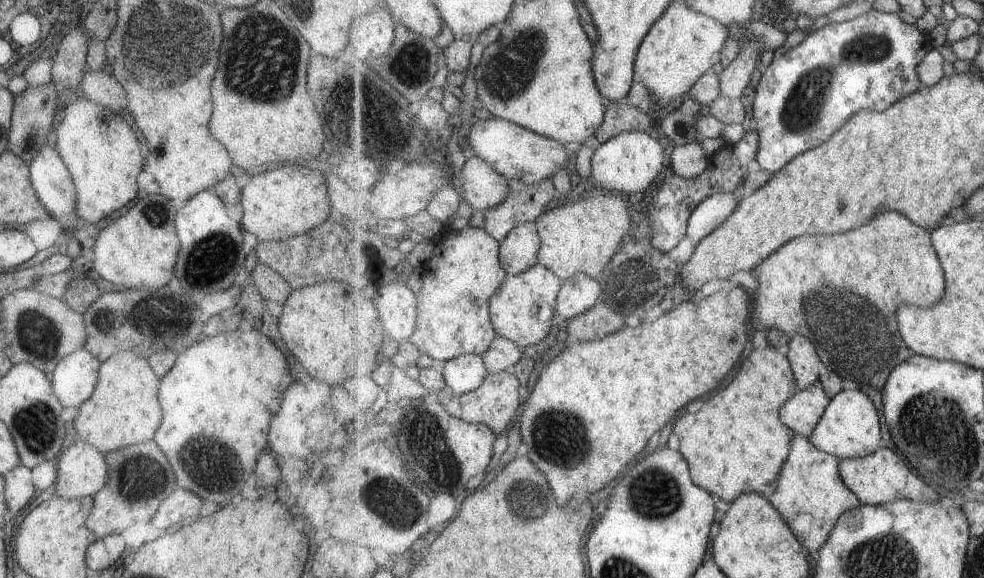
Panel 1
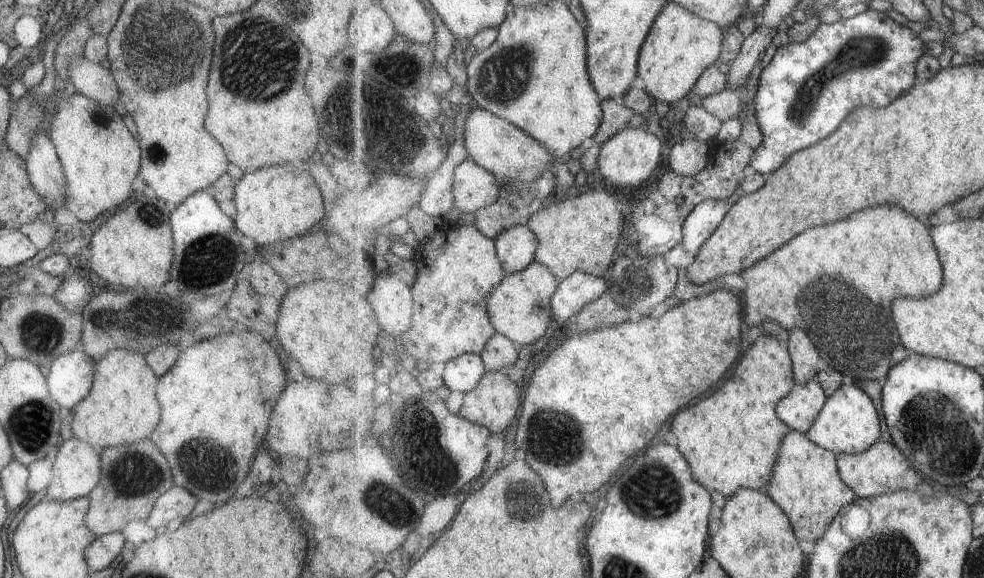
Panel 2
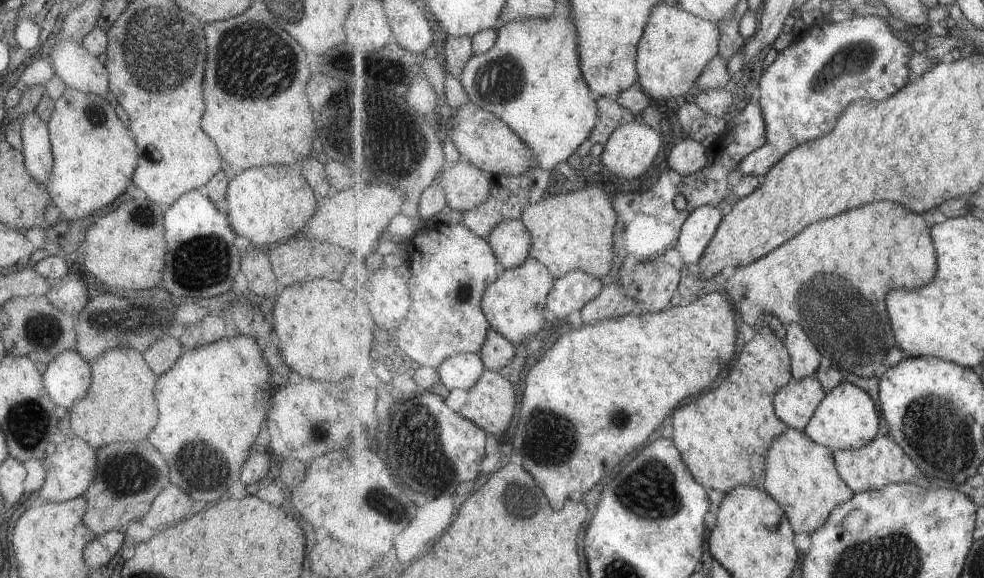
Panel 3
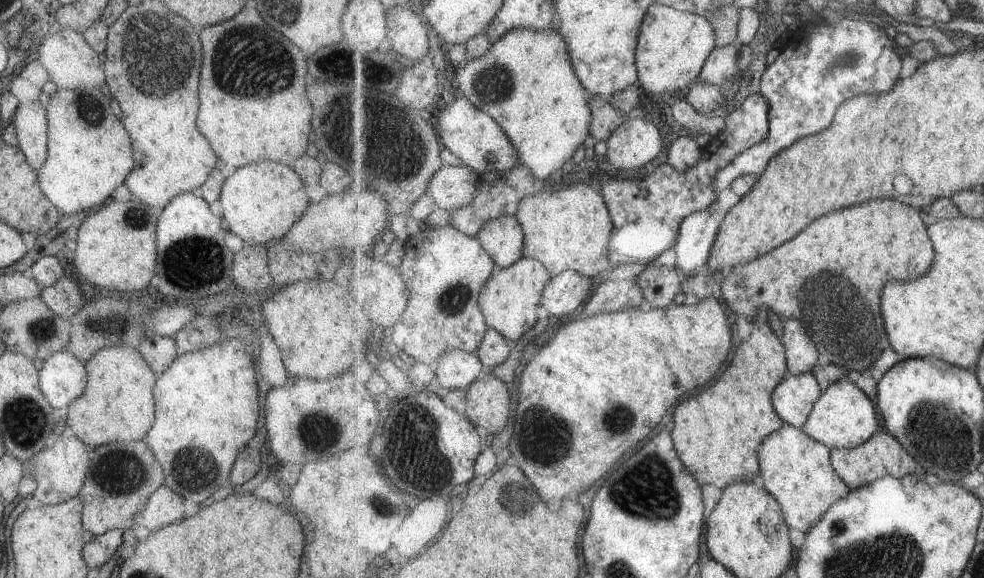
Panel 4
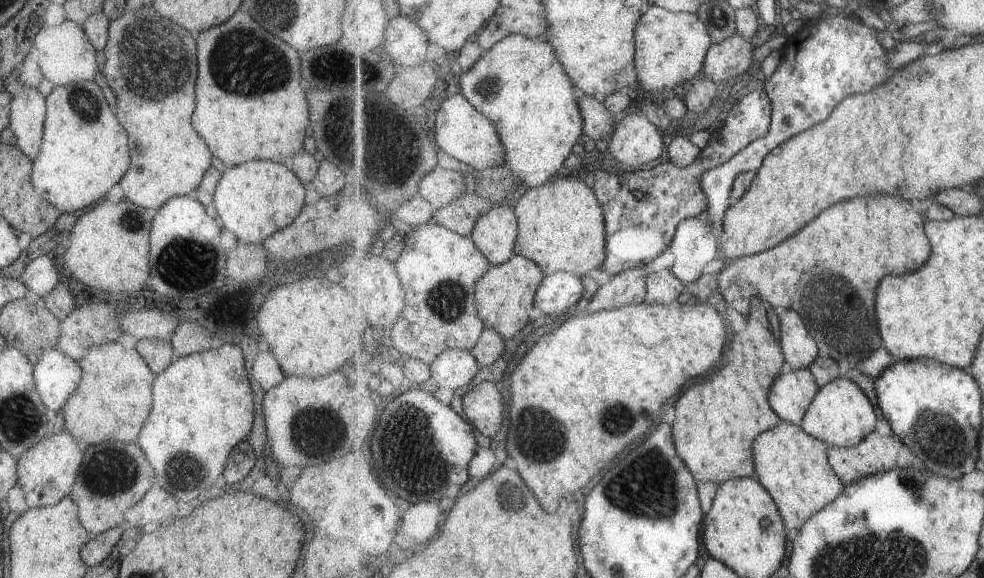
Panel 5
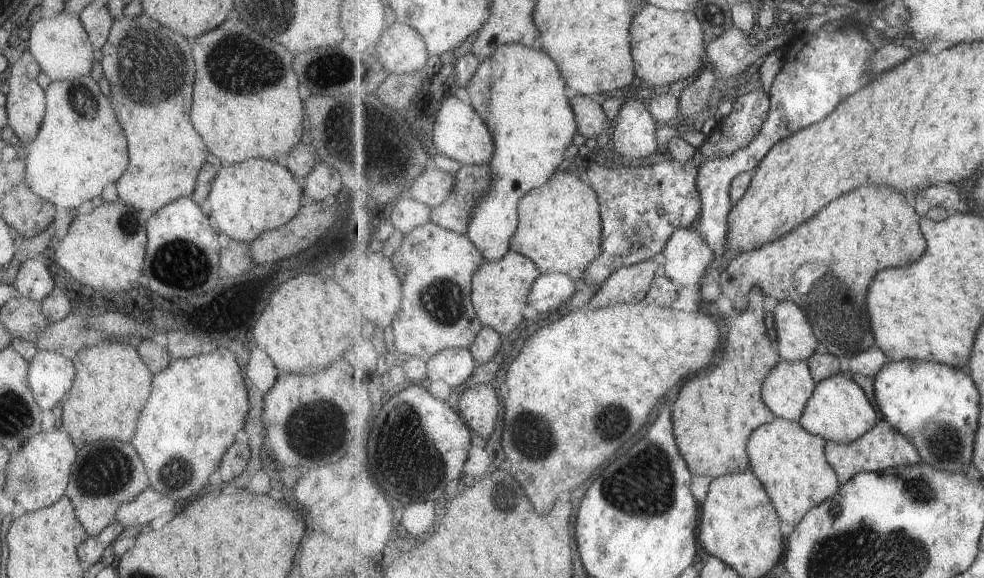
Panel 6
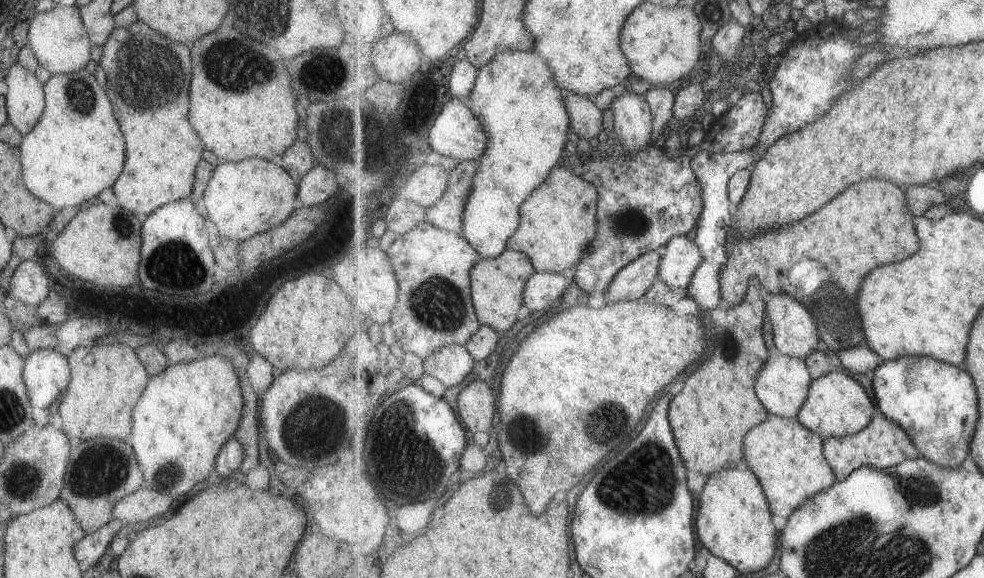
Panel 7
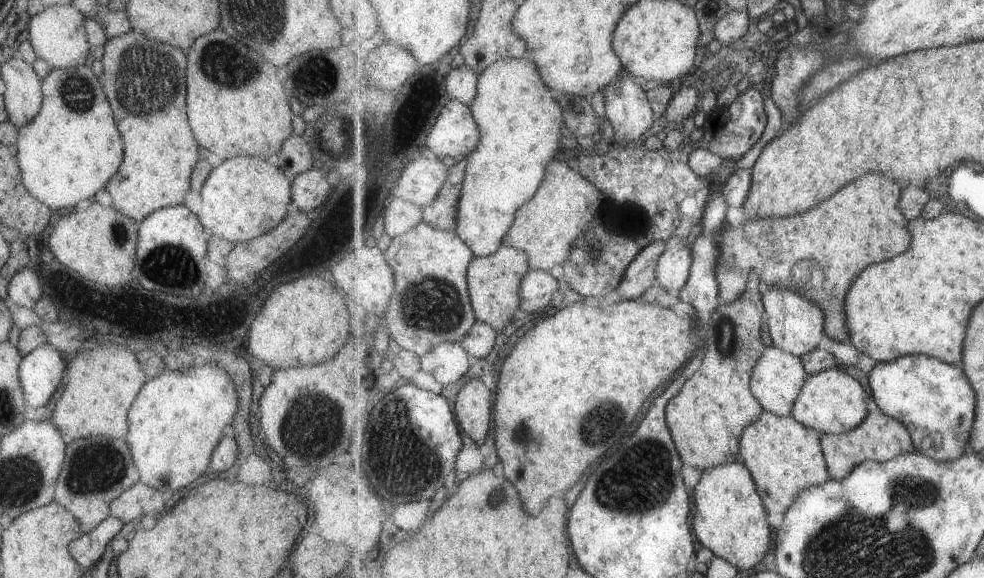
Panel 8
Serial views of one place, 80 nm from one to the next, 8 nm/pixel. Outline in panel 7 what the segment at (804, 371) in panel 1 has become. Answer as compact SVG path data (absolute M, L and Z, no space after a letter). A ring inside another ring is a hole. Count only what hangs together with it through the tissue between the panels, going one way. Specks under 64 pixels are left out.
M771 294L767 304L777 351L800 359L817 351L822 339L819 327L803 300L788 294Z

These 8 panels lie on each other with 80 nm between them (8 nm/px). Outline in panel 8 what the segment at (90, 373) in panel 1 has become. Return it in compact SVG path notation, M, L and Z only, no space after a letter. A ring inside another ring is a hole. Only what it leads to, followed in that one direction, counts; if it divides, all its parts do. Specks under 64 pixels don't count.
M49 344L39 345L22 356L18 366L18 377L27 408L39 408L49 402L51 394L57 390L57 385L64 380L65 368L66 360Z

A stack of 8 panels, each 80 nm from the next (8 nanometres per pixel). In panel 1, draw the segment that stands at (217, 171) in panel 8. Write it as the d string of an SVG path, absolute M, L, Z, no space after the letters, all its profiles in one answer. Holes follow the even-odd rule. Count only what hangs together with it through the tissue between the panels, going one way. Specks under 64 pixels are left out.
M283 166L283 168L275 168L261 172L257 176L253 176L249 180L249 184L245 184L241 188L241 208L242 216L240 219L240 227L250 234L255 235L257 242L259 241L283 241L307 232L315 226L320 226L323 222L332 218L330 216L329 200L327 196L327 188L325 188L325 178L320 170L309 170L305 166Z

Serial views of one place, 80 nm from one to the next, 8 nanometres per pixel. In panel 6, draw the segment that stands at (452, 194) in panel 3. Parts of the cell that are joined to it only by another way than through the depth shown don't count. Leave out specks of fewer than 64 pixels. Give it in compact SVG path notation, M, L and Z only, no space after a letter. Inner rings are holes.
M437 166L429 167L410 186L409 196L426 202L432 209L443 204L456 189L456 173L443 171Z

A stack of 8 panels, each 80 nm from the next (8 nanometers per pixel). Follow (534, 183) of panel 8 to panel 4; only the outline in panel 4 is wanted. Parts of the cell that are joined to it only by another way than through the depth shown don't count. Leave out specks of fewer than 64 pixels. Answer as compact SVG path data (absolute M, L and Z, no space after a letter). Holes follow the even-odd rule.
M517 27L505 33L485 56L461 66L456 78L459 92L492 116L509 135L519 151L521 165L528 166L535 176L542 179L561 170L565 162L573 158L577 148L590 135L593 120L588 90L577 76L567 44L556 27L542 31ZM516 215L487 221L477 236L498 268L503 269L514 265L524 256L525 237L523 225Z

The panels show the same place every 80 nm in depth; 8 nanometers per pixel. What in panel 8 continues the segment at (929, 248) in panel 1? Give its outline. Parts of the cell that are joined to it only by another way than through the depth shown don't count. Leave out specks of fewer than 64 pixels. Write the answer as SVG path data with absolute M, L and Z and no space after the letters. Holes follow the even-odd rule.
M867 174L859 178L857 182L851 182L849 186L841 188L833 198L821 202L813 210L793 215L790 217L771 217L770 219L749 219L739 228L725 226L720 234L720 257L718 260L717 278L720 284L720 299L723 303L734 303L741 298L746 291L750 274L757 271L760 280L769 287L790 288L797 290L794 286L793 270L797 270L797 262L805 260L815 260L822 268L826 276L826 283L820 289L810 289L804 291L808 299L818 308L824 311L826 320L827 338L841 342L851 342L850 330L848 327L848 314L846 313L846 296L855 278L871 264L891 260L903 252L909 250L911 246L911 234L909 234L909 222L903 216L901 208L901 186L895 180L889 180L881 174Z

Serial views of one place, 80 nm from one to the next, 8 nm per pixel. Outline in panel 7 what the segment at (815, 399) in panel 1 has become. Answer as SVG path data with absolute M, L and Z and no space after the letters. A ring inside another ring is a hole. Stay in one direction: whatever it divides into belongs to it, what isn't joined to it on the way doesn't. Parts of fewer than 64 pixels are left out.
M776 351L775 354L770 354L768 364L764 366L757 377L756 393L771 415L797 419L801 407L808 398L809 387L812 386L813 379L805 359L790 357Z

